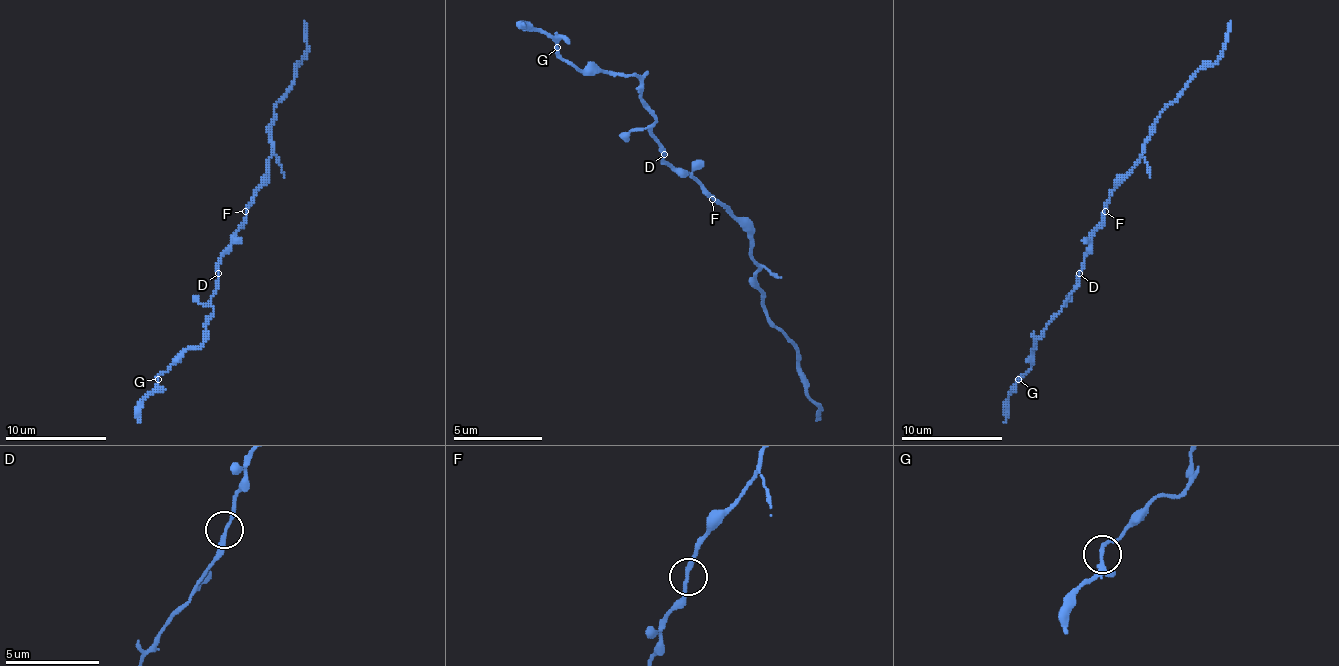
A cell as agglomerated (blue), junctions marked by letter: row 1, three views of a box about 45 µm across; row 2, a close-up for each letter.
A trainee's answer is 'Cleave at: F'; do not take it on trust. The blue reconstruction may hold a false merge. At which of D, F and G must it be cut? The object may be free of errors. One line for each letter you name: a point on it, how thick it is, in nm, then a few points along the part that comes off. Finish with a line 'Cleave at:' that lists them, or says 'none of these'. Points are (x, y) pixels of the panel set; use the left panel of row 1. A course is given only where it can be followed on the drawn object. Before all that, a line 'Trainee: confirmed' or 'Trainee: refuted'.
Trainee: confirmed
F: (245, 211) | 200 nm | (246, 210), (271, 157), (271, 119), (276, 102), (294, 79), (307, 49), (304, 21)
Cleave at: F

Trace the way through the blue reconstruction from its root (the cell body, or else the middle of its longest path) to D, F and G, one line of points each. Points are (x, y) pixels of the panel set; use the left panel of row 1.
D: (244, 225), (236, 233), (231, 248), (221, 258), (218, 273)
F: (244, 225), (246, 210)
G: (244, 225), (218, 266), (206, 339), (158, 379)

